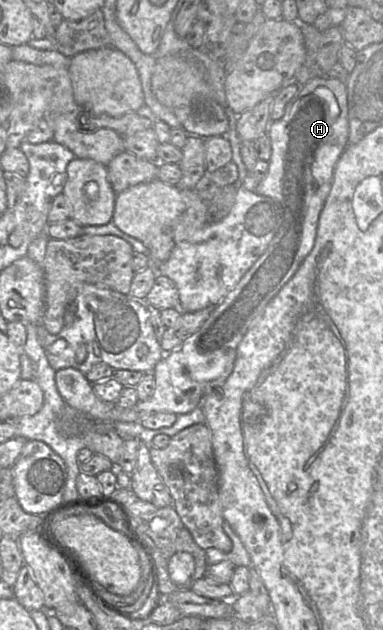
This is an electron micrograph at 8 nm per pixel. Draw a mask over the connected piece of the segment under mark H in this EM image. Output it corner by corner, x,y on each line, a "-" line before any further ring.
316,77
309,80
300,87
298,94
287,106
284,115
271,122
267,133
272,145
272,155
268,160
268,173
251,191
268,196
281,204
283,208
281,226
264,253
244,274
234,289
214,305
200,329
187,338
178,349
165,352
164,357
156,364
152,372
156,383
152,397
147,401
139,400
131,408
121,408
115,403
101,400
93,391
93,384
80,371
74,368
64,368
56,371
55,383
59,394
69,407
95,421
111,424
137,422
158,412
170,412
176,415
187,414
200,407
203,397
228,378
232,373
237,347
242,338
257,321
272,298
297,273
313,248
319,216
331,189
335,166
348,145
349,119
345,82
328,77

